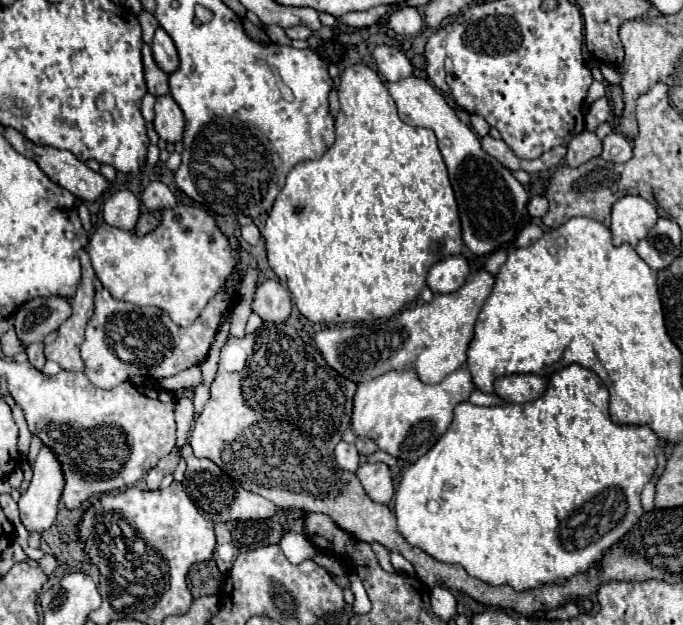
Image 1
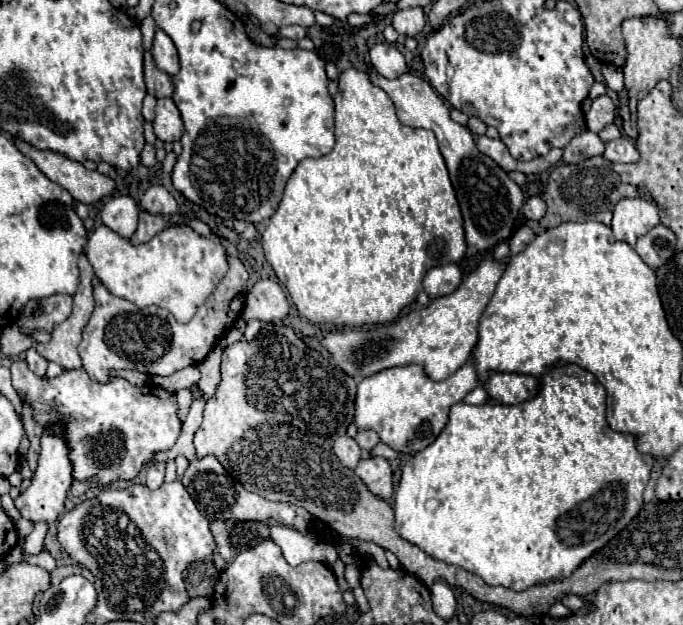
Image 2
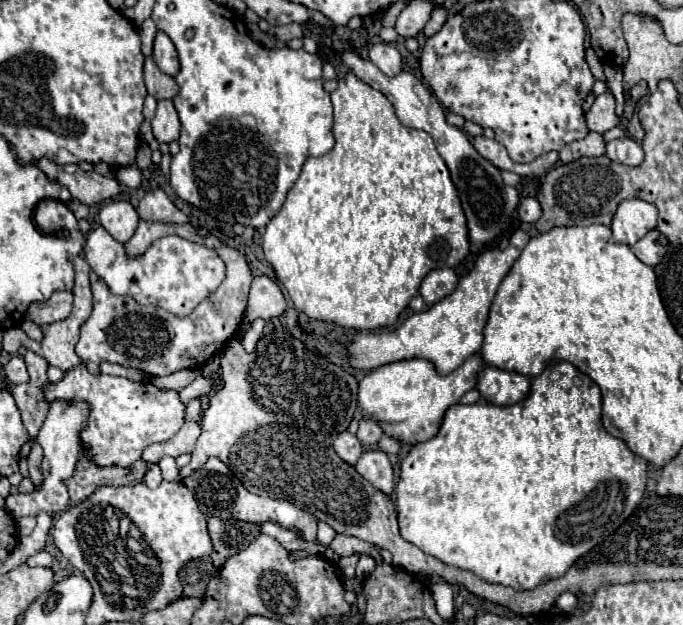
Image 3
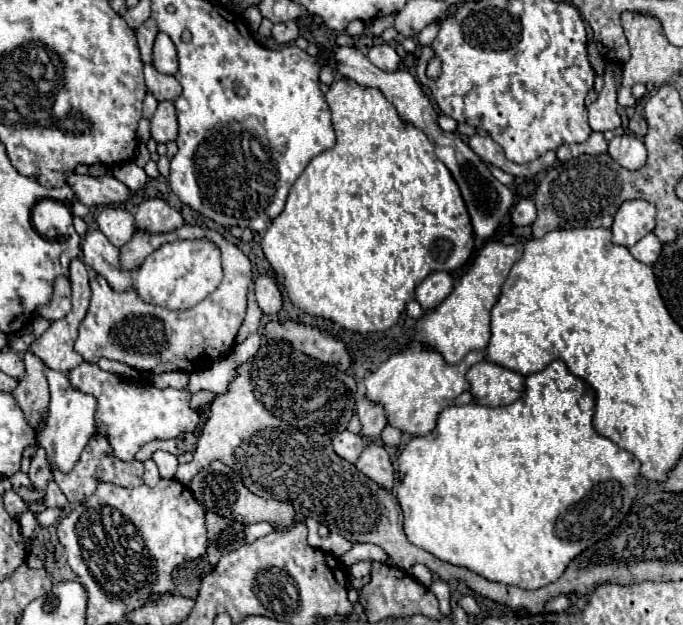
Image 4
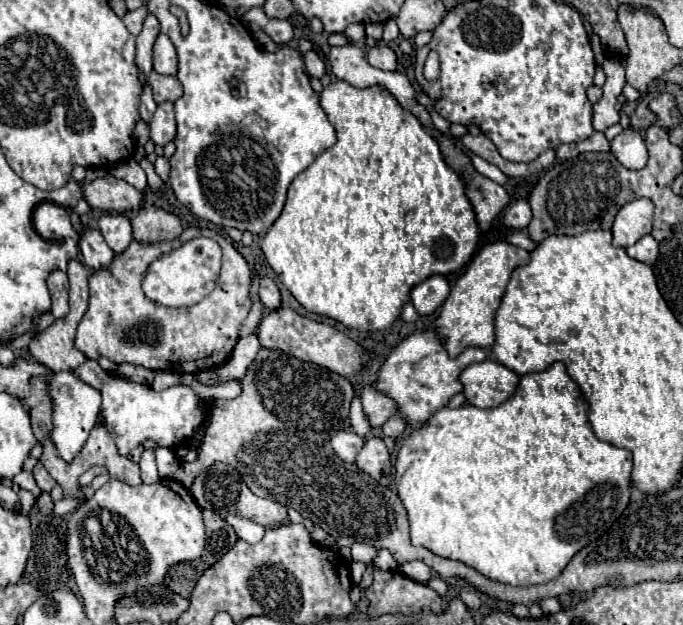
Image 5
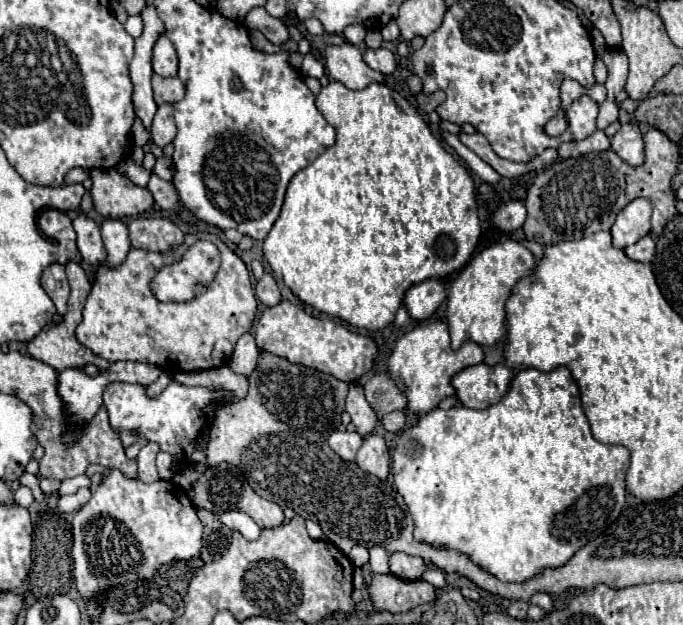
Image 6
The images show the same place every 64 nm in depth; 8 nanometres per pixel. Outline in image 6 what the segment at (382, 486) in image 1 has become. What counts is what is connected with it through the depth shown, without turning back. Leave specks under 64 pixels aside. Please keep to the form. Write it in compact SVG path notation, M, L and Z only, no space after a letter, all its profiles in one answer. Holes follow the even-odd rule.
M368 434L364 436L364 442L356 454L356 464L380 480L388 476L388 466L390 466L390 454L384 442L384 436L380 434Z

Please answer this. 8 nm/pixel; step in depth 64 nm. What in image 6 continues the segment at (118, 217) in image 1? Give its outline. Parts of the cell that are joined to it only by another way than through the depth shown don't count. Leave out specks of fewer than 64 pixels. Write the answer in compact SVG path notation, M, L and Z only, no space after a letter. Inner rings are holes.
M106 220L102 224L102 242L106 248L106 260L102 264L106 268L118 268L130 252L128 226L122 220Z

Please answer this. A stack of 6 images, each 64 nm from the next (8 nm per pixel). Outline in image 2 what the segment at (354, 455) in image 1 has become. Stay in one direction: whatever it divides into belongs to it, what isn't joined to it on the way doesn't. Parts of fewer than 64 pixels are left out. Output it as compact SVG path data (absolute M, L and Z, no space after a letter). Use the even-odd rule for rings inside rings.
M348 434L340 436L340 438L334 442L334 448L332 448L332 450L334 450L334 454L338 456L338 460L340 460L344 466L348 466L348 468L356 468L358 460L362 458L360 446L358 446L356 440L350 438Z

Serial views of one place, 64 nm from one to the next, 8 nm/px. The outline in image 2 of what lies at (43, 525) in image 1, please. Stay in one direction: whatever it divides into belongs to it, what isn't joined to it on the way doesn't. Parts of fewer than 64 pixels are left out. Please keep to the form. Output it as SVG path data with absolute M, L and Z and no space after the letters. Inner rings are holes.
M60 420L46 424L46 428L42 432L42 440L40 440L42 452L40 452L40 458L38 458L38 468L36 468L34 478L32 478L32 486L14 500L16 510L32 522L44 520L44 522L52 524L64 510L64 502L66 502L66 496L68 496L68 490L70 490L70 484L72 484L70 446L66 442L64 430L66 430L66 426Z

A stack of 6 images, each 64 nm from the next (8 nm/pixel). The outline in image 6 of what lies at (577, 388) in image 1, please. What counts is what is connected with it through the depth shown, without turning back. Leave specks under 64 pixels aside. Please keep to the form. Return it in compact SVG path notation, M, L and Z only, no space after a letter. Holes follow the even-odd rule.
M558 366L552 372L540 372L536 368L524 368L514 372L514 378L510 382L510 390L502 396L502 400L494 406L488 406L484 410L464 408L457 404L449 410L434 408L428 414L420 416L418 422L408 428L398 432L396 448L392 454L392 476L396 490L402 494L404 502L408 504L408 510L414 518L416 524L416 540L428 542L432 546L448 546L456 548L488 572L492 572L498 580L504 582L524 582L538 574L542 568L550 566L556 568L560 564L566 564L584 544L588 544L592 538L600 536L604 528L608 528L616 516L622 512L622 506L626 502L626 486L624 486L624 476L630 466L630 452L624 446L614 446L614 444L602 444L592 438L588 420L584 416L582 404L580 404L580 390L576 380L572 378L570 370L566 366Z

